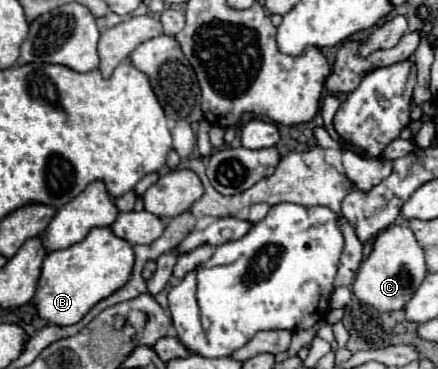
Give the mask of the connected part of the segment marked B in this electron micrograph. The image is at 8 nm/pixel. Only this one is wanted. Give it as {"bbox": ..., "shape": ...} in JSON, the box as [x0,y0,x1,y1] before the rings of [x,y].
{"bbox":[35,226,133,326],"shape":[[[109,226],[93,228],[81,242],[63,250],[49,252],[43,262],[41,282],[35,294],[39,316],[59,326],[79,322],[99,300],[111,296],[129,282],[133,264],[133,246],[127,240],[115,236]]]}

